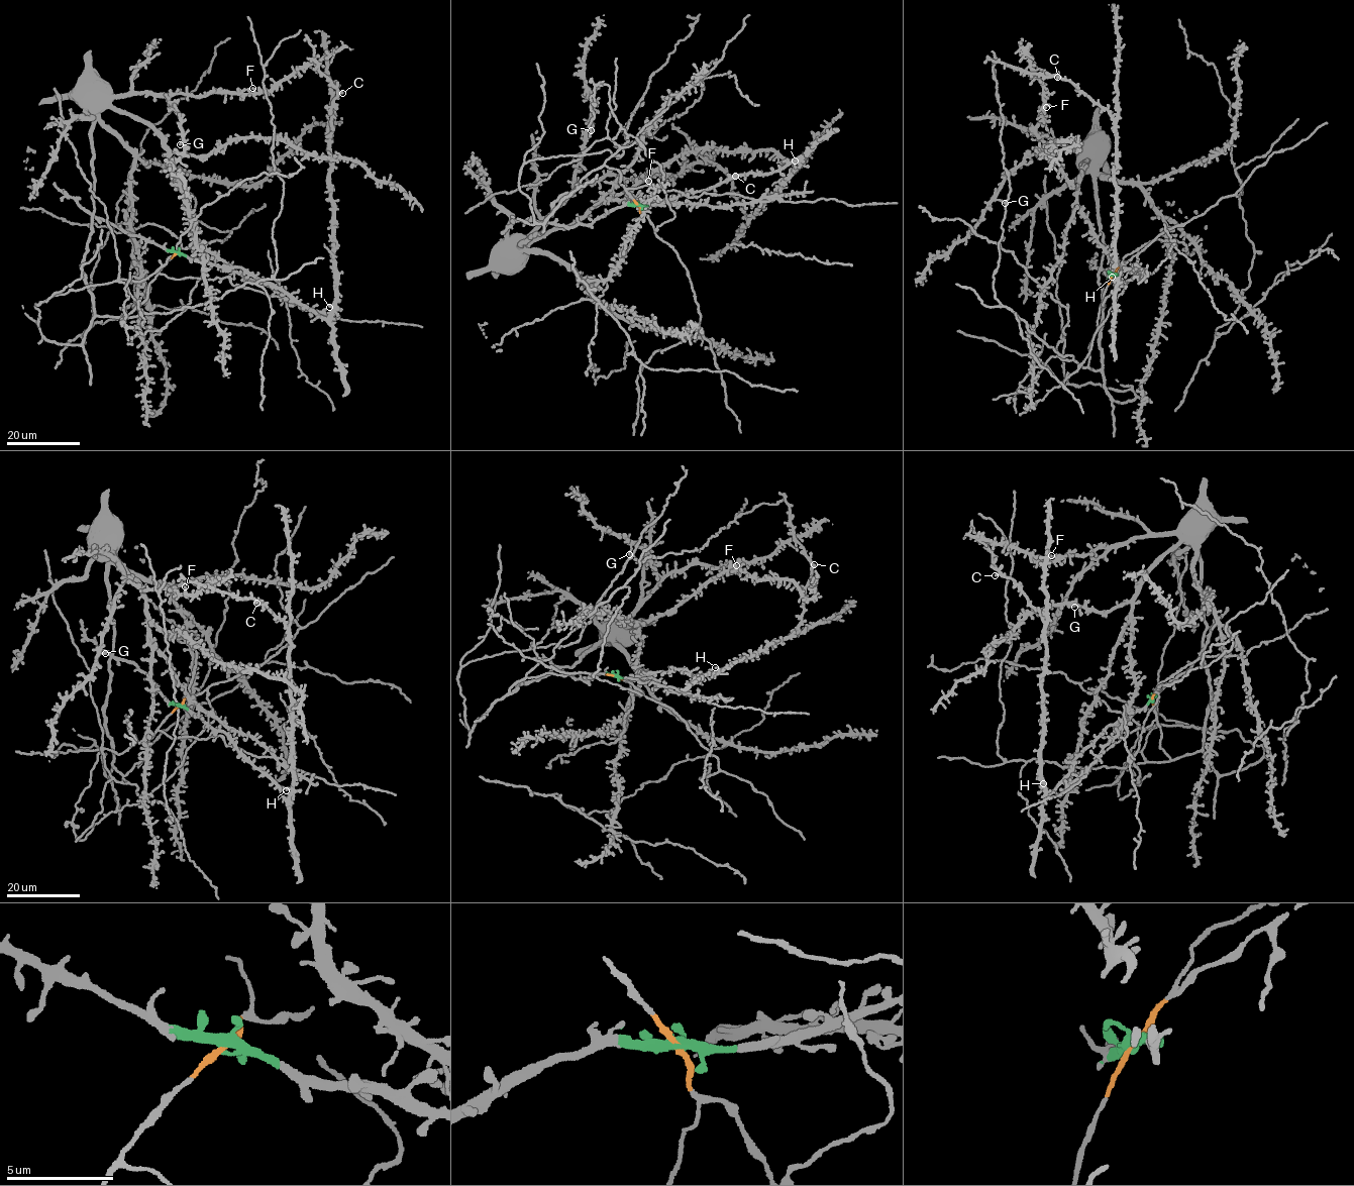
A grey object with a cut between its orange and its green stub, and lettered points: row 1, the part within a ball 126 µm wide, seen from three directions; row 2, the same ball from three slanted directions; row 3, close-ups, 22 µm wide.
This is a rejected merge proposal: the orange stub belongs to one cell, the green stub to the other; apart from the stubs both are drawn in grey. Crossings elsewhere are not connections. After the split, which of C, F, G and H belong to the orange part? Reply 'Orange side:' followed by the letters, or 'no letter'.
Orange side: F, G

